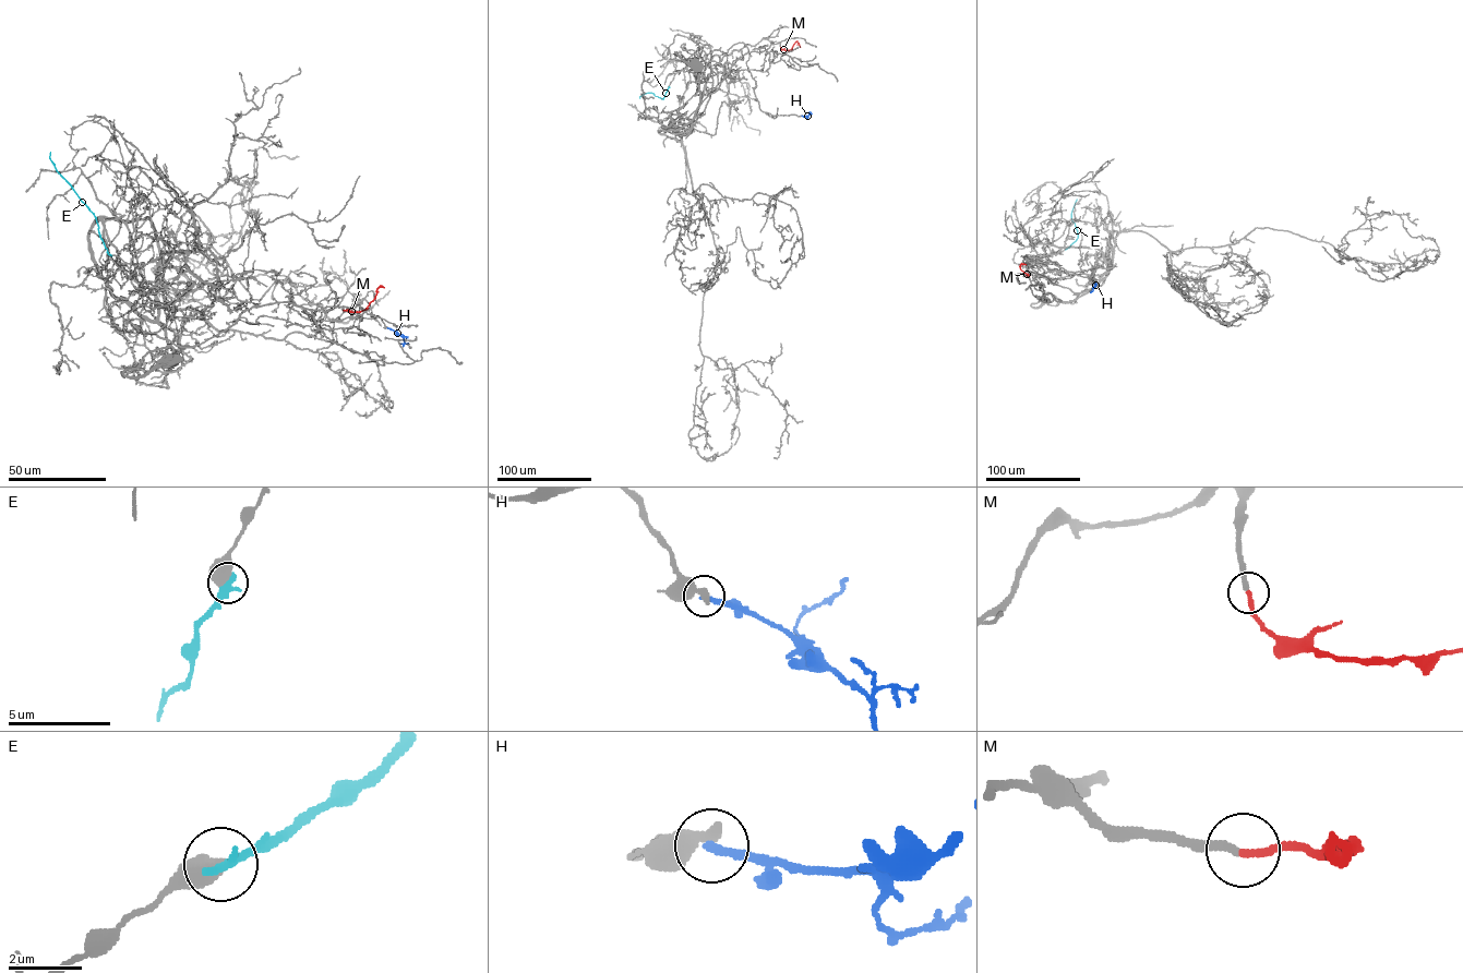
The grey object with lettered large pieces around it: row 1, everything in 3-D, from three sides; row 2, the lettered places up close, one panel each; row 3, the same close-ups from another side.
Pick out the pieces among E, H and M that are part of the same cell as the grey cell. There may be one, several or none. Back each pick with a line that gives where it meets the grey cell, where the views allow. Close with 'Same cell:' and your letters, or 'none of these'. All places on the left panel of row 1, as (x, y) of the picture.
M: meets grey at (343, 310)
Same cell: M

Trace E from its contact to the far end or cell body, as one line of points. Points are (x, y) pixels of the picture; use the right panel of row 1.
E: (1065, 249), (1078, 238), (1071, 218), (1077, 199)

